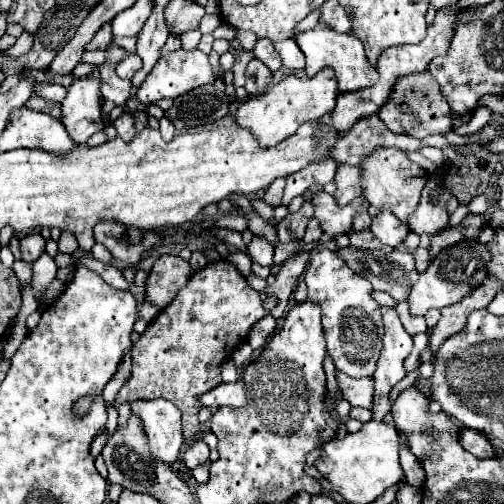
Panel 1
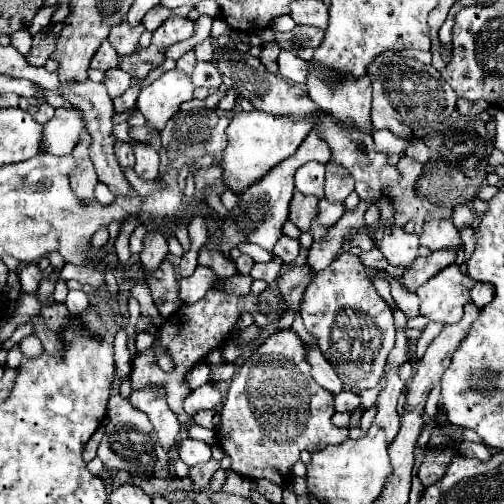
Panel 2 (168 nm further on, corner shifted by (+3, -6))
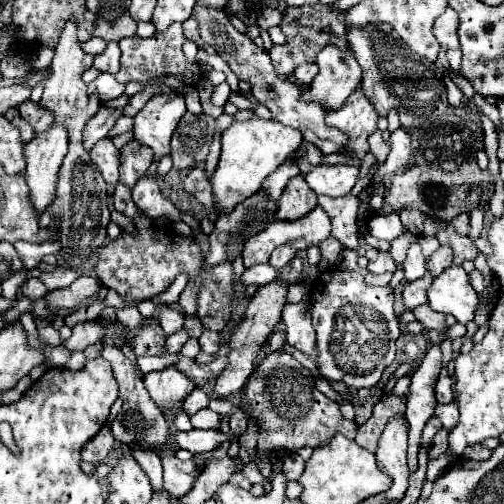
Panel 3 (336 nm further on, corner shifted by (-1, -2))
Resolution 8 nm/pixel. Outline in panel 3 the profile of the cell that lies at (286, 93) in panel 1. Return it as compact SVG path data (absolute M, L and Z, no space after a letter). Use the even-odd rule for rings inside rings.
M259 117L251 121L235 121L229 129L225 129L221 137L221 157L215 173L209 177L217 213L233 211L233 207L241 203L241 199L257 193L265 177L269 177L279 165L283 165L285 159L289 159L289 155L297 151L301 141L303 137L297 129L285 127L279 121L265 121Z

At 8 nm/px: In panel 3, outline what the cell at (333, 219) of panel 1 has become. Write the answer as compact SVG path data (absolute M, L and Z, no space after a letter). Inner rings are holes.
M299 175L287 183L281 195L277 219L287 219L287 221L301 219L309 211L313 211L313 207L317 207L317 195L309 189L305 179Z

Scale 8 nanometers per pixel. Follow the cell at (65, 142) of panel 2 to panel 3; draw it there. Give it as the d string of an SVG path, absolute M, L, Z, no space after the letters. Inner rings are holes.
M51 125L47 131L39 133L23 149L27 167L25 183L29 187L29 197L37 213L43 213L57 193L57 175L67 153L67 131L61 125Z

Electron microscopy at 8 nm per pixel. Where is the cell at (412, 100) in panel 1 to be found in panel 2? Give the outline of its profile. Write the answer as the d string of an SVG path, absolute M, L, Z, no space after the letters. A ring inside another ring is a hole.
M387 51L379 55L367 69L371 83L373 83L373 107L371 107L371 121L373 131L389 129L397 137L423 137L425 145L431 149L431 161L425 165L423 173L423 193L431 203L437 205L469 205L479 197L481 187L487 183L487 167L489 157L493 151L493 135L495 123L493 119L483 123L479 117L463 117L455 109L455 91L441 79L441 73L433 65L425 65L417 59L401 59L399 53Z

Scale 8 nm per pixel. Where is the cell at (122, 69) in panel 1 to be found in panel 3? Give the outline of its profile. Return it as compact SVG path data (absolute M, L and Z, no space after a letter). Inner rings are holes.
M101 73L95 81L89 83L89 93L91 95L97 93L103 103L119 97L123 91L125 91L125 85L117 83L117 79L113 75L109 75L109 73Z

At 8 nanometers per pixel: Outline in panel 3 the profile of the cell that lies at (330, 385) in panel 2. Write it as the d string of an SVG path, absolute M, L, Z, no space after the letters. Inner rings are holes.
M287 303L281 311L281 321L287 325L287 343L317 359L315 331L309 319L309 303Z

